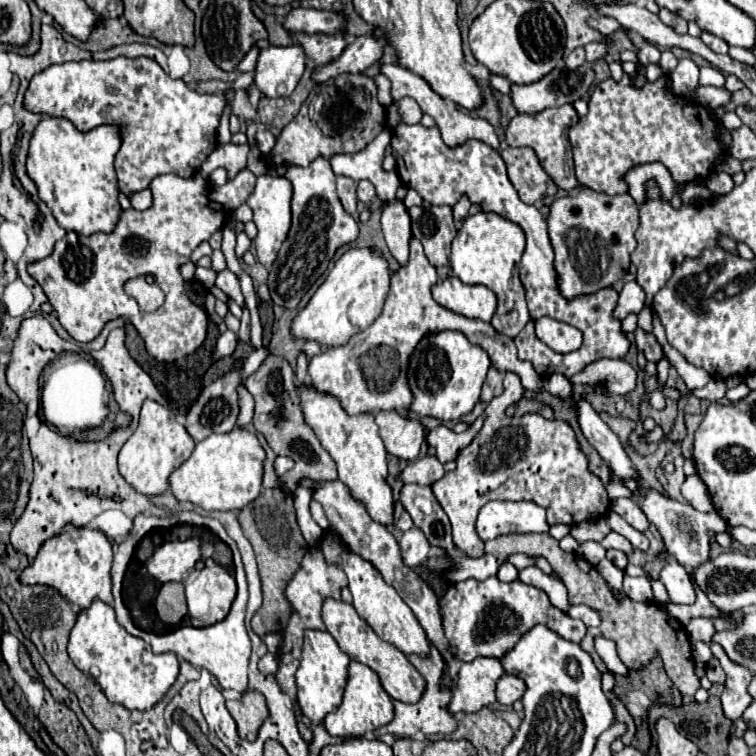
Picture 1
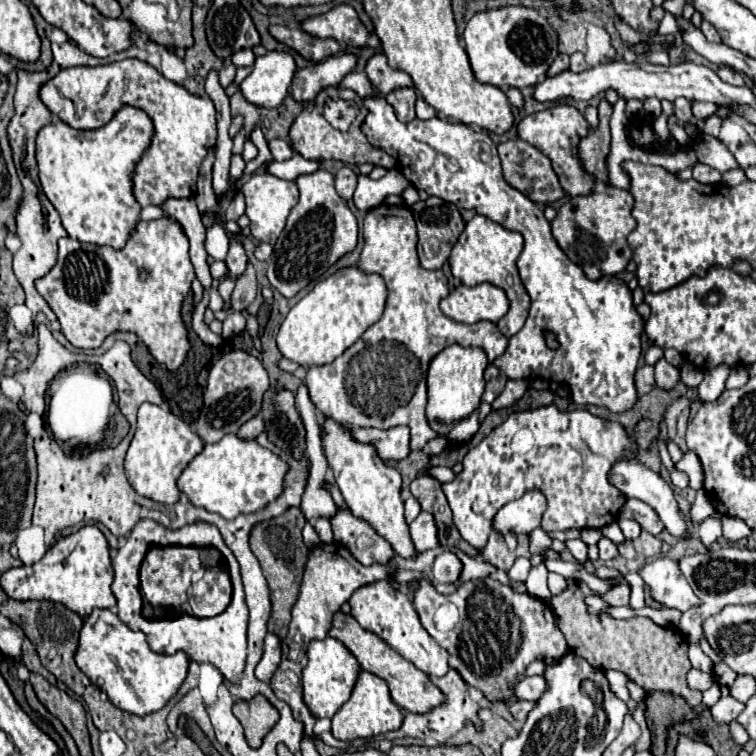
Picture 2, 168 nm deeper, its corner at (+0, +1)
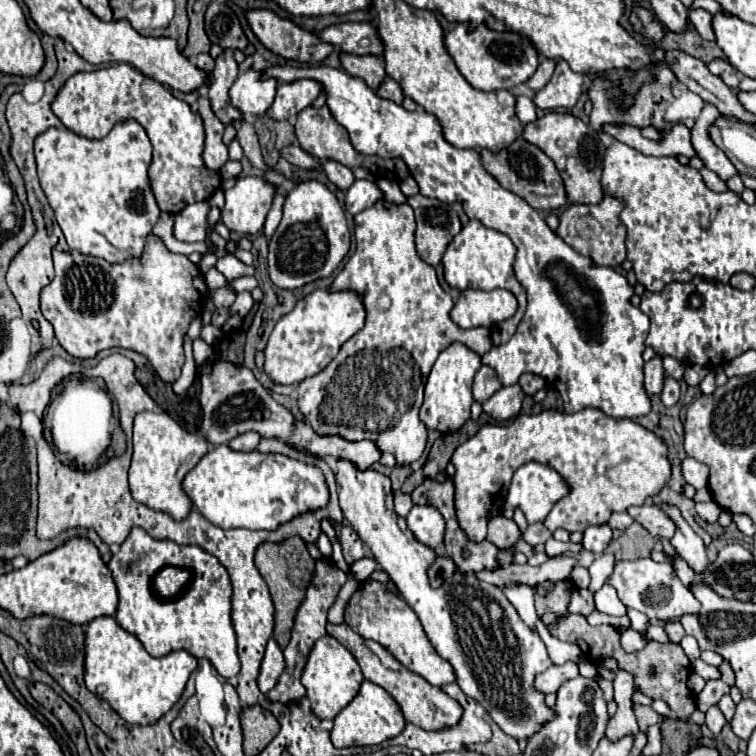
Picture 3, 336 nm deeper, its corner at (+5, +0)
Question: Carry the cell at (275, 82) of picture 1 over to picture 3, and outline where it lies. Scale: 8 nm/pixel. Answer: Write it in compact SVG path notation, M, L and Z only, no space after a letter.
M251 67L241 73L229 89L231 103L245 115L263 115L275 99L277 79L263 77L263 69Z

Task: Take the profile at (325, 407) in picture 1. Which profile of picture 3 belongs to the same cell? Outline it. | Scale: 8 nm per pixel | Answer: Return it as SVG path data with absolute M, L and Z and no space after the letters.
M337 459L335 481L339 485L343 517L371 549L377 563L389 573L407 605L417 613L435 651L451 663L463 693L483 705L507 735L515 739L531 737L543 721L553 717L553 711L543 703L543 693L531 689L535 673L551 665L539 633L533 633L519 617L499 587L483 583L473 575L455 573L453 585L441 585L439 589L429 585L427 567L435 561L437 553L419 545L407 529L405 519L395 513L391 479L387 475L373 469L359 469L351 461Z

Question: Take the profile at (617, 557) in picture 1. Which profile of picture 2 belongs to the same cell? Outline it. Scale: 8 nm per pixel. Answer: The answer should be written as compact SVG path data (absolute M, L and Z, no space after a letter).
M600 538L600 542L598 542L598 550L600 550L600 560L610 560L610 558L614 558L614 556L618 556L618 550L616 550L616 544L612 542L612 540L608 540L608 538Z

